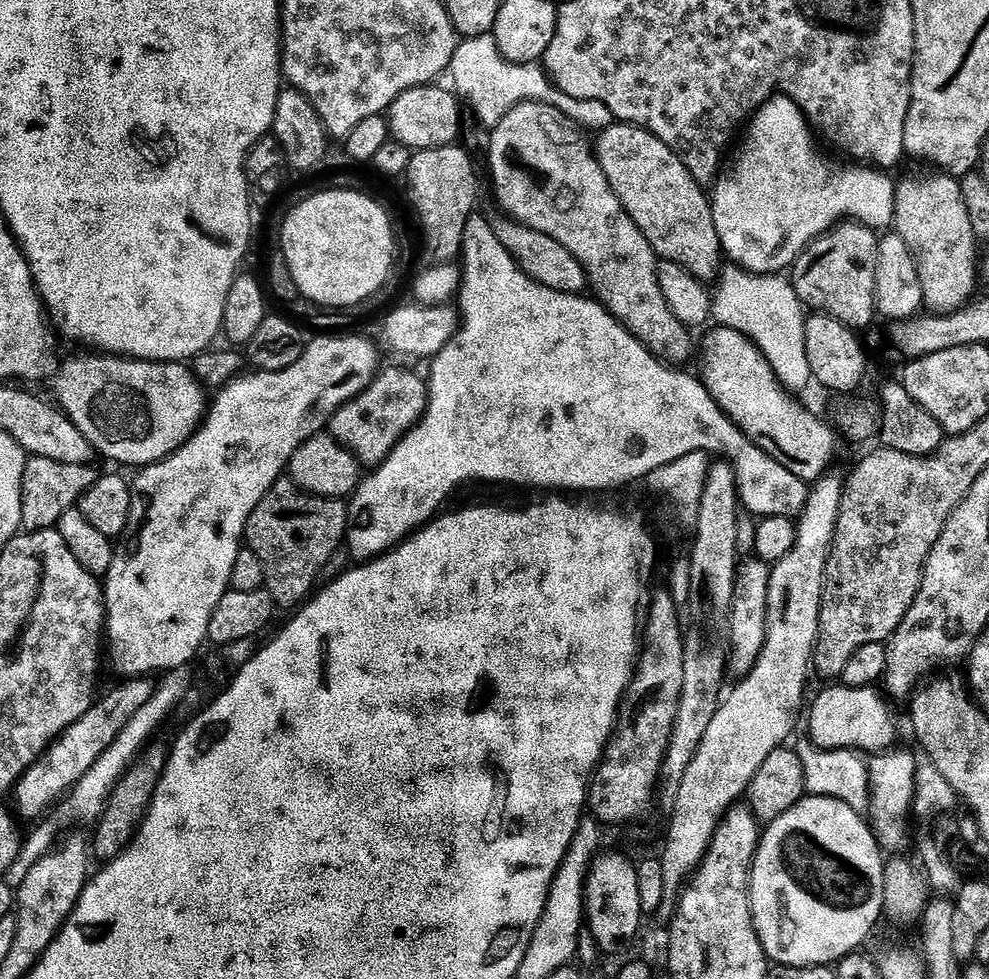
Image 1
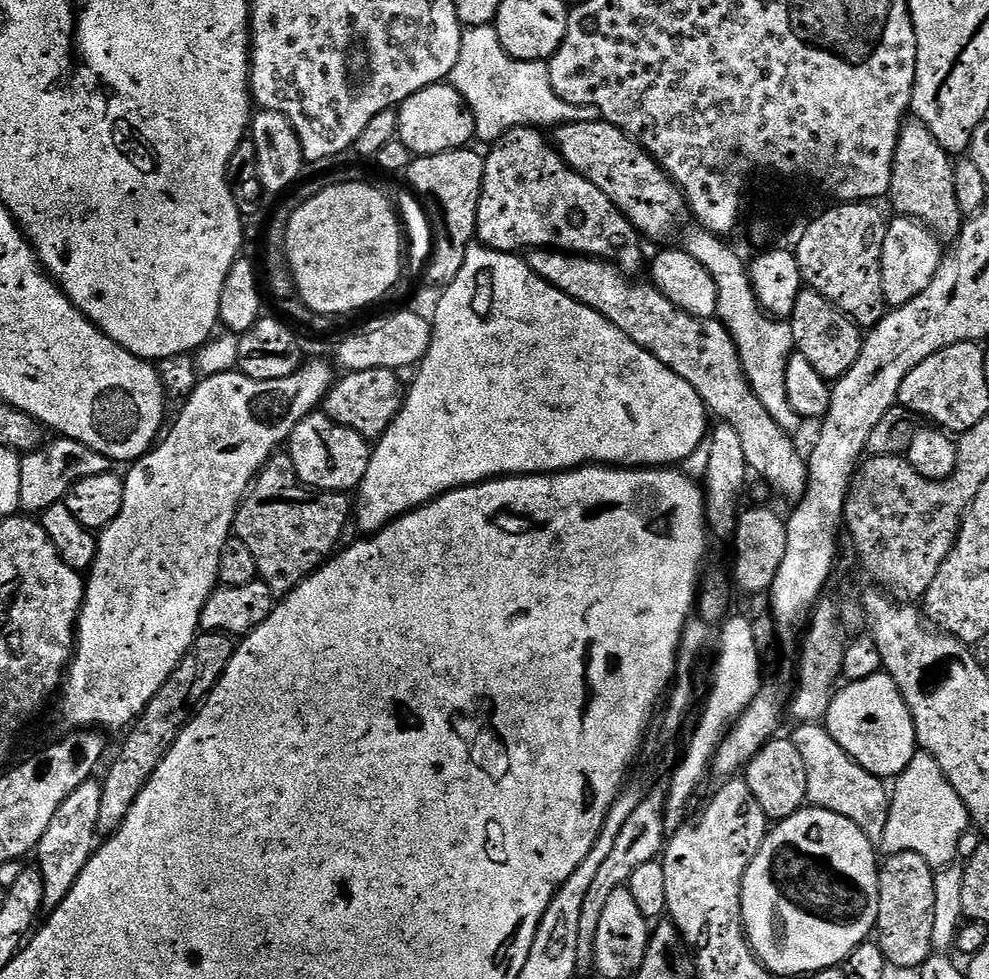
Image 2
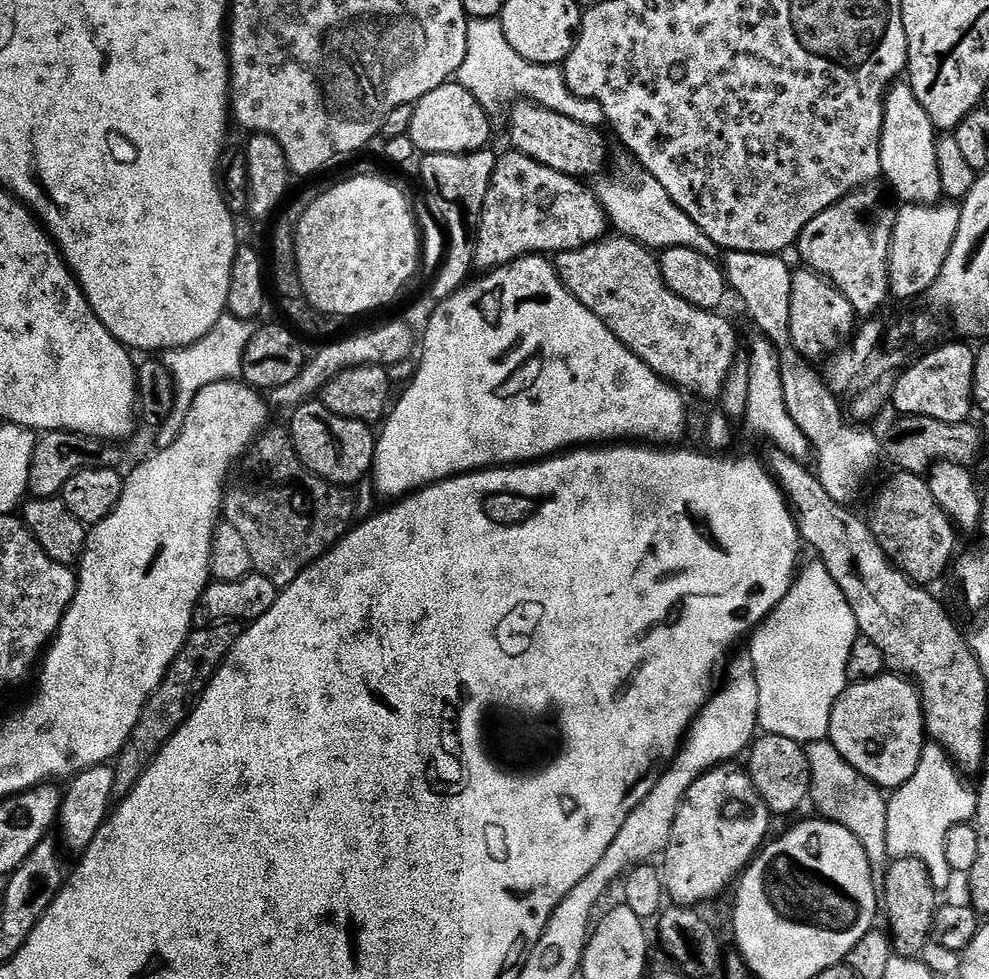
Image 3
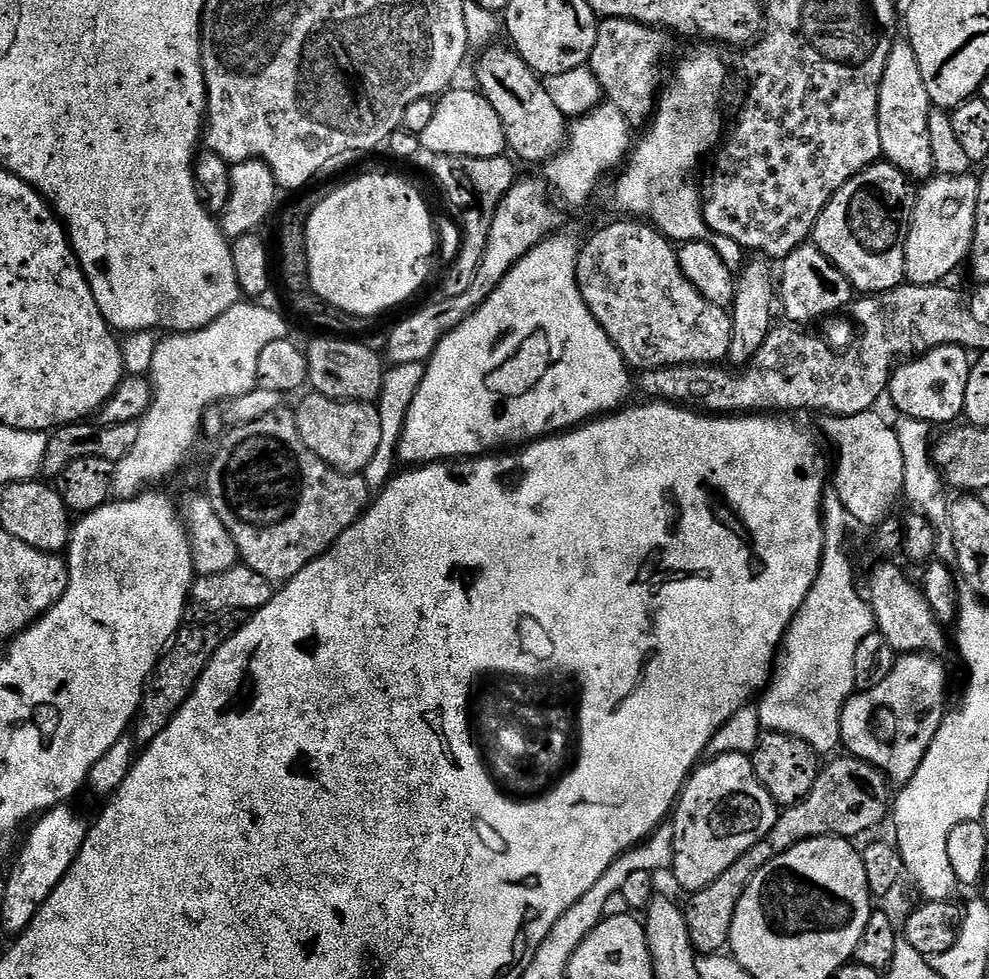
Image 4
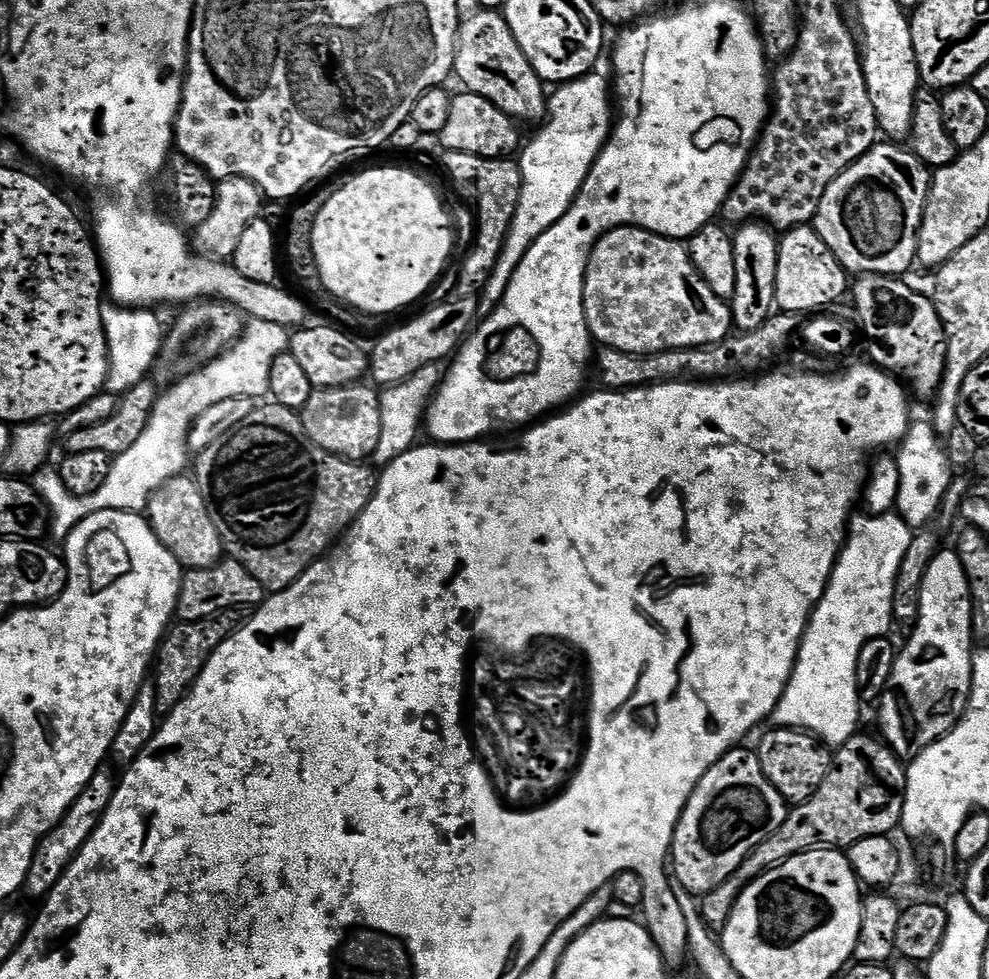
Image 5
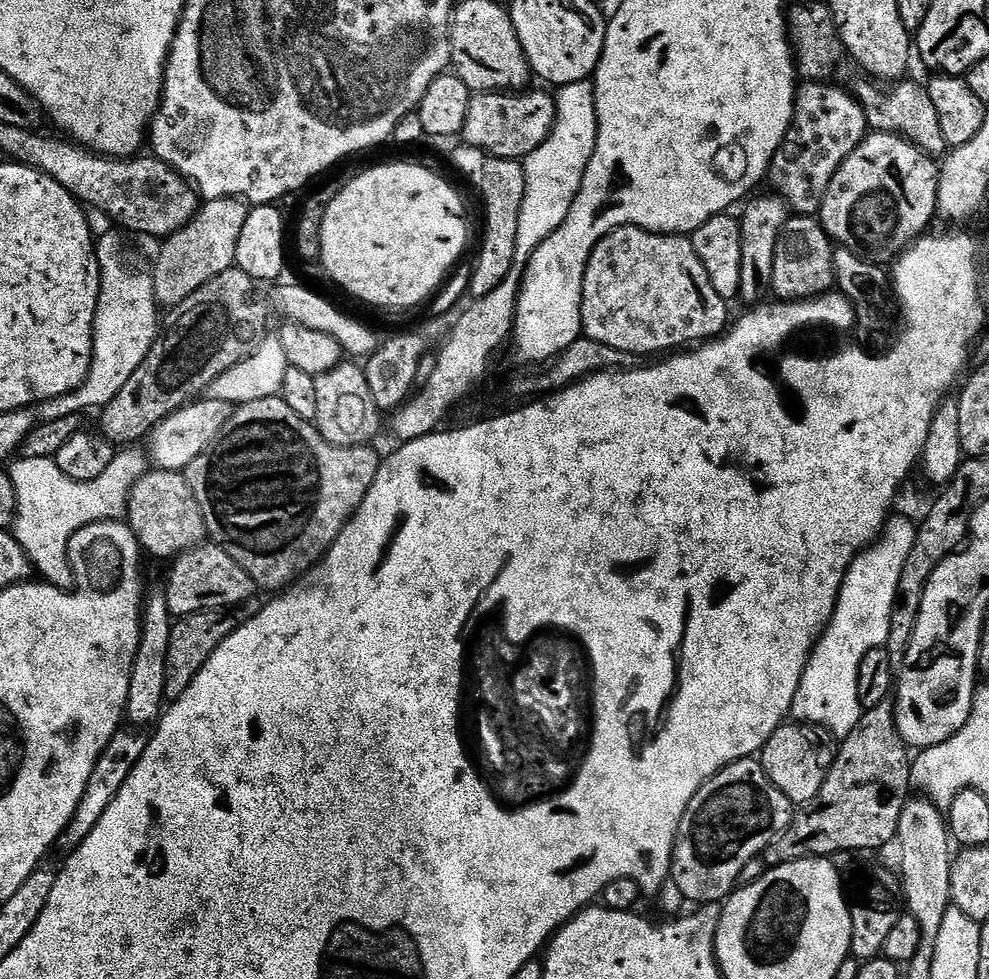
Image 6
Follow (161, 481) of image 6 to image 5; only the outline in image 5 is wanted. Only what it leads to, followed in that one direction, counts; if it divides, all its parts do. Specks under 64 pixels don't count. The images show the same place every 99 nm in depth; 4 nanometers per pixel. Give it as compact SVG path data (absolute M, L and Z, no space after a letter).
M181 474L158 486L148 503L146 519L154 534L158 534L158 542L162 542L162 546L166 546L166 550L170 550L170 554L174 554L185 569L209 568L219 564L225 555L218 526L214 526L206 498L202 498L200 485L191 475Z

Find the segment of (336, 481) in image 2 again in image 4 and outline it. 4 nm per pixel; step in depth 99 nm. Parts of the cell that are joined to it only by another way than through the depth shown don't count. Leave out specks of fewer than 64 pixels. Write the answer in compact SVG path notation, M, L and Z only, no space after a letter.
M315 394L307 395L301 395L300 405L295 405L294 408L296 429L302 442L332 468L337 468L340 472L363 473L377 453L381 439L381 419L377 405L331 400Z

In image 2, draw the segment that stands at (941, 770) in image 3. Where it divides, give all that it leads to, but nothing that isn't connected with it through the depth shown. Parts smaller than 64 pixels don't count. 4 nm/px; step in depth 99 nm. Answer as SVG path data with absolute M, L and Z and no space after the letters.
M923 750L917 751L915 758L906 766L906 770L895 781L895 790L891 793L888 806L889 821L886 822L885 834L882 841L882 848L888 856L896 855L900 851L913 851L914 854L921 855L933 869L940 870L943 864L948 864L957 855L956 847L960 837L964 832L969 831L970 821L968 811L958 798L954 786L942 774L938 762L932 760L929 752Z

